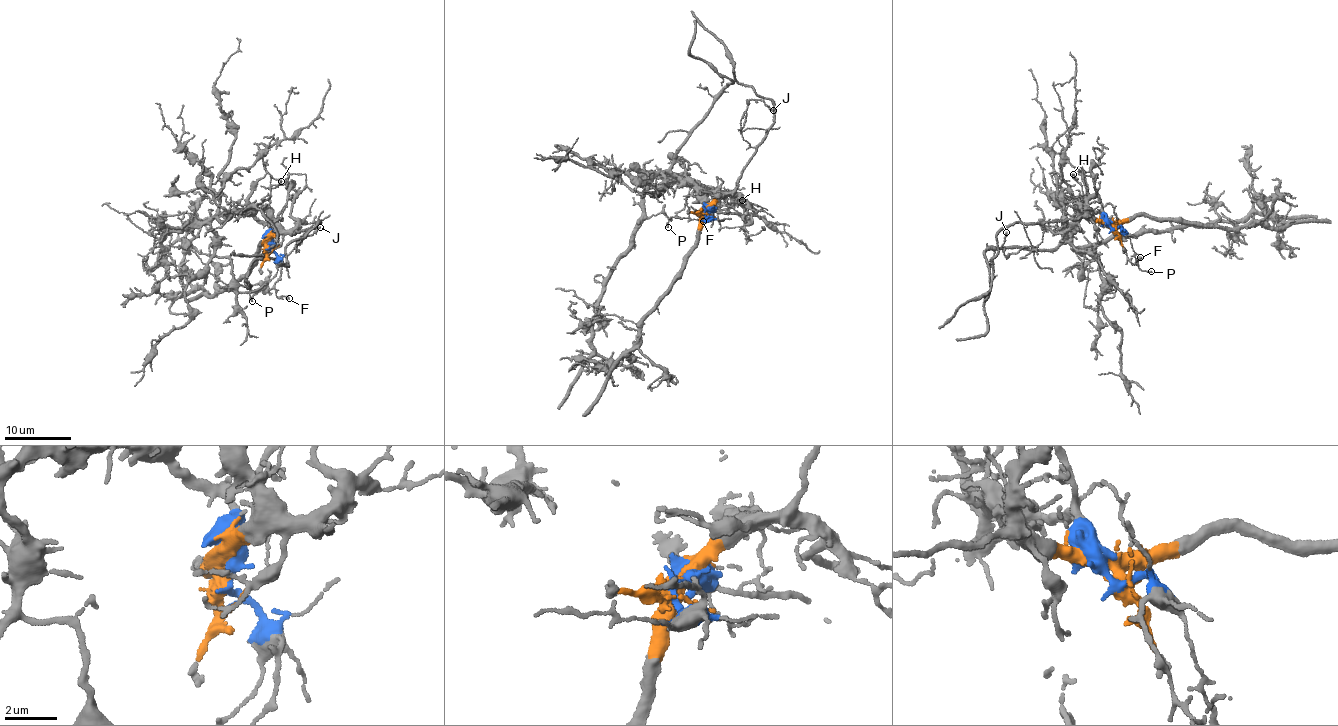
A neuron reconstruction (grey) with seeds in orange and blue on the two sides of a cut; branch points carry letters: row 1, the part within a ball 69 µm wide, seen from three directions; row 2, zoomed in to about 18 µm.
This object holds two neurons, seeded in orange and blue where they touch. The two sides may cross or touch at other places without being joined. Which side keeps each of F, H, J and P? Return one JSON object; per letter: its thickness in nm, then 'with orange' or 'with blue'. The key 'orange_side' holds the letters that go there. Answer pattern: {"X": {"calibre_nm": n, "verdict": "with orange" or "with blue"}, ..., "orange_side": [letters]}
{"F": {"calibre_nm": 240, "verdict": "with blue"}, "H": {"calibre_nm": 140, "verdict": "with orange"}, "J": {"calibre_nm": 170, "verdict": "with orange"}, "P": {"calibre_nm": 110, "verdict": "with blue"}, "orange_side": ["H", "J"]}

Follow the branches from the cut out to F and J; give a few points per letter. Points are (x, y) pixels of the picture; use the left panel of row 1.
F: (267, 248), (281, 263), (274, 286), (276, 294), (289, 298)
J: (267, 248), (271, 238), (280, 233), (308, 230), (296, 244), (295, 240), (301, 241), (320, 227)

